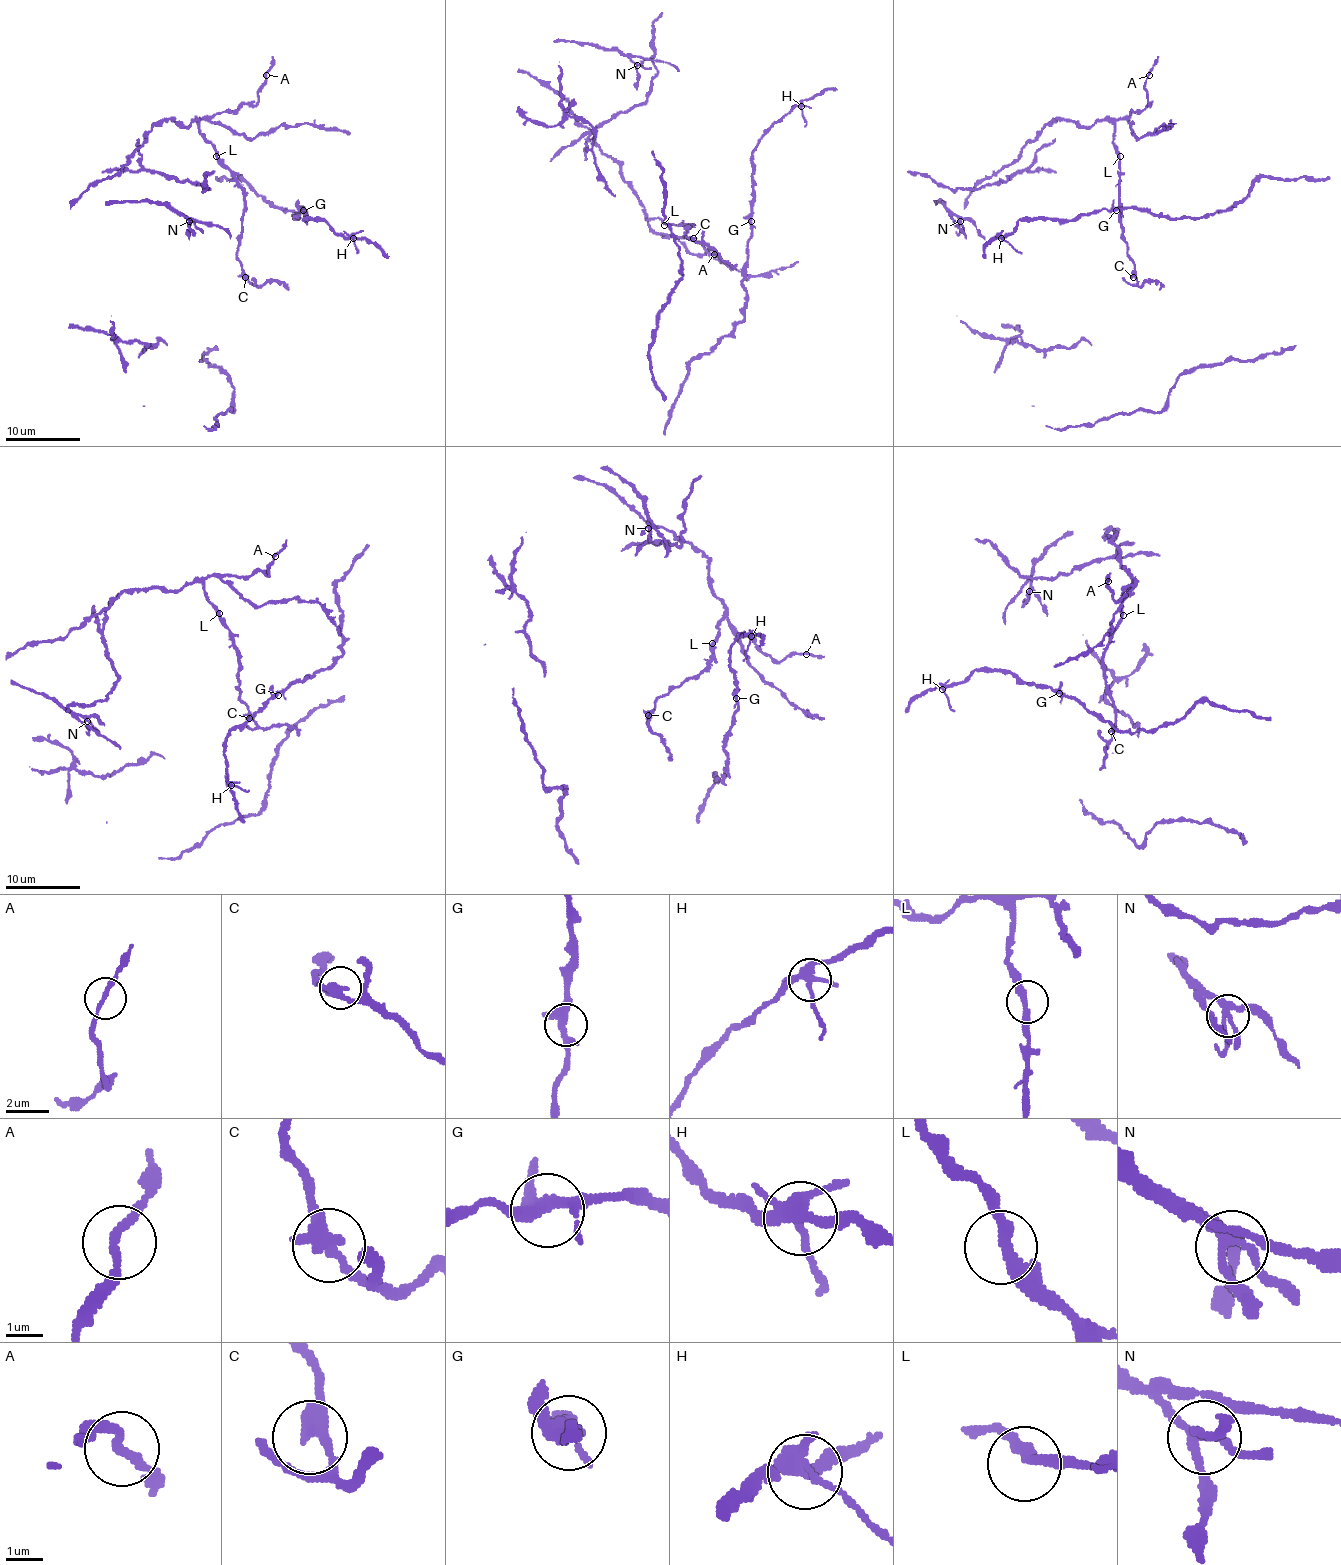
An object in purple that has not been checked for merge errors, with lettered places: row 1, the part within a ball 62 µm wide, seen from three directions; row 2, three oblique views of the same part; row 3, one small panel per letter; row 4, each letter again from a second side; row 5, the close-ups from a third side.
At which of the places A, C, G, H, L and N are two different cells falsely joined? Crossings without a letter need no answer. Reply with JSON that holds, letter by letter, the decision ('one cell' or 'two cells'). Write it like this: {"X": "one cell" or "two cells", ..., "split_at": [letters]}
{"A": "one cell", "C": "one cell", "G": "one cell", "H": "one cell", "L": "one cell", "N": "one cell", "split_at": []}

